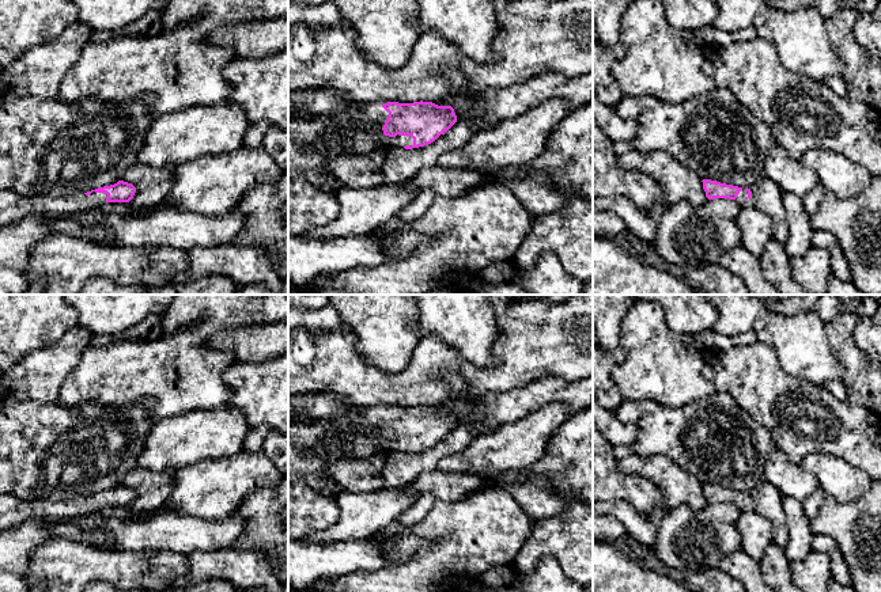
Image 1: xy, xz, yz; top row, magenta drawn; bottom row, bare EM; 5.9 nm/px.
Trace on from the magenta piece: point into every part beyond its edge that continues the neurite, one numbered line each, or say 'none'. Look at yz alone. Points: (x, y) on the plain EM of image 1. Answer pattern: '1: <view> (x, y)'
1: yz (741, 505)

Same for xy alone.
1: xy (14, 511)

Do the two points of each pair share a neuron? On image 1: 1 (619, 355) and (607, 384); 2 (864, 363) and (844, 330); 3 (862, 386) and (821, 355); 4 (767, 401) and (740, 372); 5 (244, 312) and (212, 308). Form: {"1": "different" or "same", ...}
{"1": "same", "2": "same", "3": "different", "4": "same", "5": "same"}

